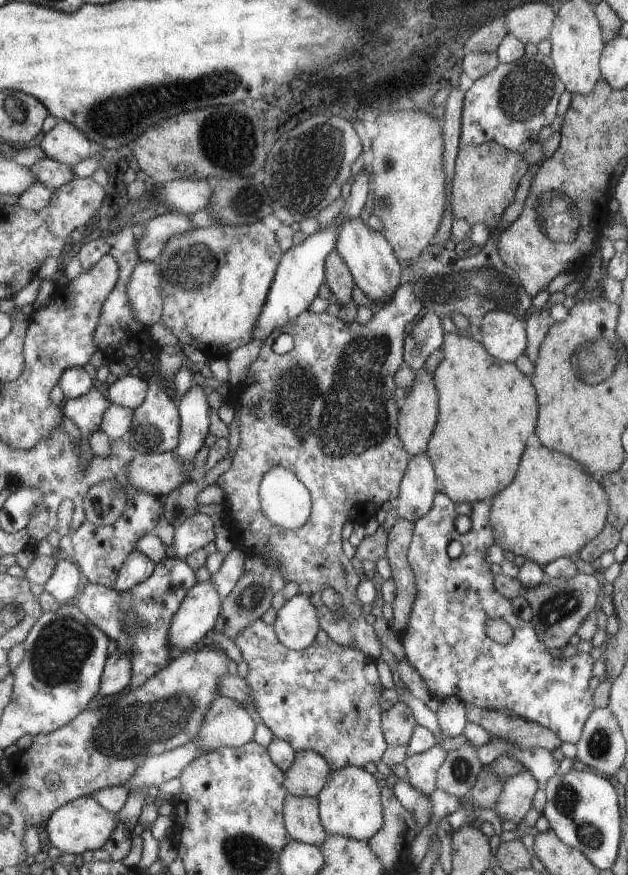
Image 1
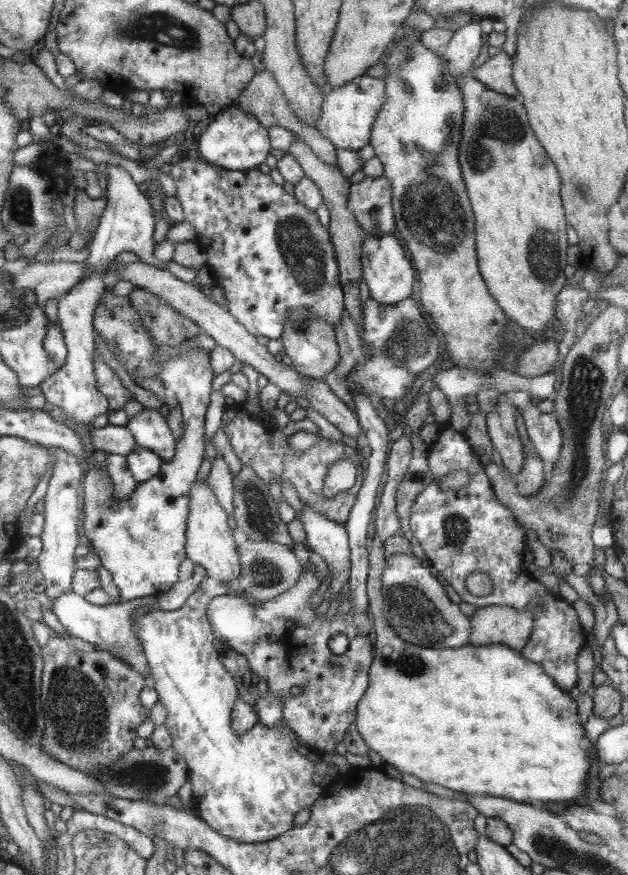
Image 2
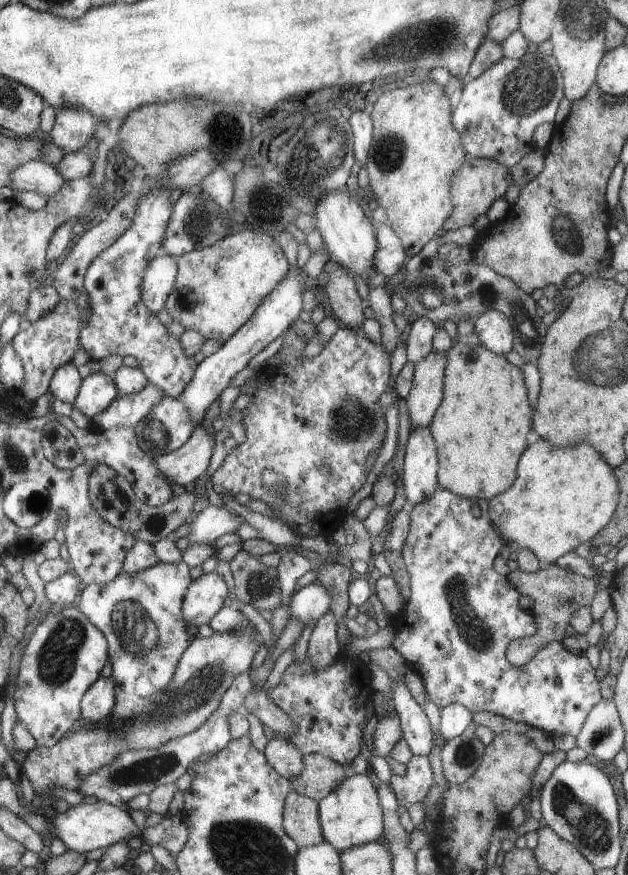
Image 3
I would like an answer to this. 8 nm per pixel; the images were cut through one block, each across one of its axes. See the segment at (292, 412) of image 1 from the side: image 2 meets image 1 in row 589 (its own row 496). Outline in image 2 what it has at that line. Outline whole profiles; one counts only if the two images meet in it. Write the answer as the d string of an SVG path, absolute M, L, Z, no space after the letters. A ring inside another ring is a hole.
M250 413L250 424L244 424L244 418L242 418L242 414L240 414L232 419L231 424L228 424L228 426L224 428L224 433L230 439L230 445L232 445L238 459L240 459L244 465L250 466L254 470L254 473L264 480L267 485L270 485L272 480L278 480L280 483L290 482L296 491L298 491L300 501L302 501L304 505L316 510L318 514L322 514L322 516L328 518L328 520L337 523L346 522L346 520L348 520L348 514L350 514L350 510L357 500L357 495L361 491L360 486L363 486L362 481L357 480L356 483L354 483L354 486L352 486L352 489L340 492L333 498L329 498L329 496L324 493L325 479L328 478L330 468L339 461L350 460L352 463L356 464L358 454L356 454L356 450L354 450L354 444L348 441L340 442L330 441L328 438L324 439L320 436L321 429L318 429L317 425L314 424L314 421L310 419L305 418L301 421L290 421L285 428L278 428L272 420L268 420L267 424L262 424L262 422L254 422L254 418L256 418L256 414ZM298 432L311 433L316 437L320 436L319 442L317 442L315 446L312 446L312 448L307 448L307 450L299 452L289 444L291 436L294 436L294 434L297 434Z

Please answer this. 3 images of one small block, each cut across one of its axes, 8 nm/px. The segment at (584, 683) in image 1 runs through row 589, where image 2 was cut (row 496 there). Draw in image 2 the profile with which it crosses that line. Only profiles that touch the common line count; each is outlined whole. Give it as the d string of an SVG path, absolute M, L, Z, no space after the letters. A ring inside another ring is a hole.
M450 424L448 429L439 434L438 440L429 446L428 465L430 475L434 476L432 482L427 484L426 489L418 494L414 505L412 506L410 526L416 540L420 542L424 549L424 554L428 557L428 562L434 566L435 571L440 578L449 582L450 586L461 596L461 600L474 604L476 607L489 607L490 605L506 605L518 610L526 610L528 604L532 600L540 599L540 605L534 612L534 628L532 638L526 643L526 646L519 652L526 659L534 661L541 665L543 669L556 683L566 692L576 686L576 657L578 652L586 642L586 636L580 628L578 616L574 612L574 608L567 601L564 602L559 594L554 594L546 584L540 583L524 564L524 554L526 550L530 550L528 542L525 540L525 529L522 528L520 522L514 518L512 510L506 508L504 504L500 504L497 500L493 488L485 474L485 466L481 464L474 448L470 442L466 442L466 438L462 434L458 434L456 429ZM465 471L470 474L470 483L463 488L457 490L442 491L439 489L438 480L453 474L454 472ZM475 570L485 571L493 582L493 591L487 596L475 597L468 589L466 589L466 577Z

